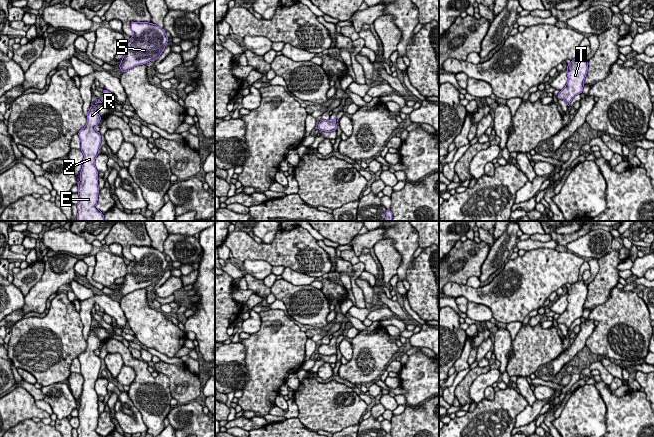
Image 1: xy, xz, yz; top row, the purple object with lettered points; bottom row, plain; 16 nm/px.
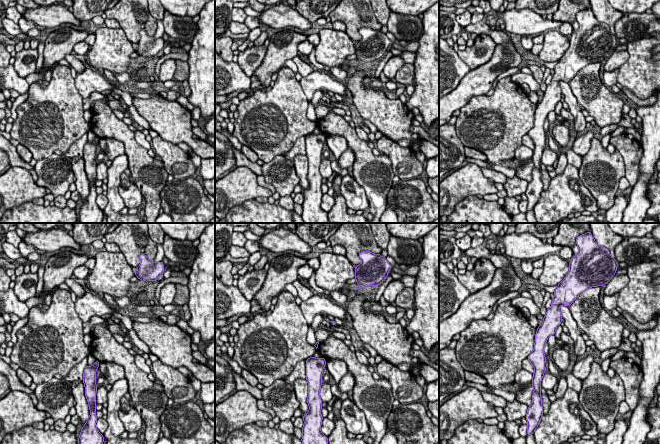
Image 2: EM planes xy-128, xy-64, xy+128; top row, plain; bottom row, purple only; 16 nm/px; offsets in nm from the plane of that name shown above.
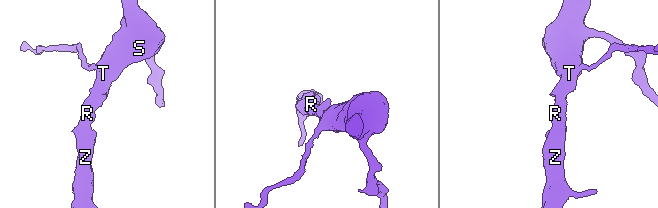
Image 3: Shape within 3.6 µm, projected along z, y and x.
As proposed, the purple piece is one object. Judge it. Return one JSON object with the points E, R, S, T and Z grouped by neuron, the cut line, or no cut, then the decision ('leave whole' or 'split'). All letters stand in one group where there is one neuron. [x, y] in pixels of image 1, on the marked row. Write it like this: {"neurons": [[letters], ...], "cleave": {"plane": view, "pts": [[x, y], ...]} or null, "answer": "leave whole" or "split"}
{"neurons": [["E", "R", "S", "T", "Z"]], "cleave": null, "answer": "leave whole"}

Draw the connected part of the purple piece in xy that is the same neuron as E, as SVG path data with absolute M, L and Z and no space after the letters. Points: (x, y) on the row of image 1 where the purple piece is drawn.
M98 99L98 101L97 101L94 105L91 105L91 106L90 106L89 112L88 112L88 114L86 115L86 117L87 117L87 124L85 125L85 127L84 127L83 129L81 129L81 130L78 132L78 135L79 135L80 141L81 141L81 151L82 151L83 154L84 154L83 166L82 166L81 173L80 173L80 182L77 184L77 185L78 185L78 195L79 195L79 202L78 202L78 204L77 204L77 209L78 209L77 219L78 219L78 221L104 221L104 215L102 214L102 212L101 212L100 210L98 210L98 209L96 208L96 204L97 204L97 201L98 201L98 193L99 193L99 187L98 187L98 177L99 177L99 176L98 176L98 171L97 171L97 169L96 169L96 167L95 167L95 158L96 158L97 155L99 154L99 148L100 148L100 143L101 143L101 134L100 134L99 132L96 132L96 131L94 130L94 127L95 127L96 125L98 125L99 122L100 122L100 120L101 120L101 116L97 113L96 109L95 109L95 105L96 105L97 103L102 103L102 102Z

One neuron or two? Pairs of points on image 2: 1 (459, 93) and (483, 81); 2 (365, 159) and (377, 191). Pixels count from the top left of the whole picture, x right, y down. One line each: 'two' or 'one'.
1: one
2: one

